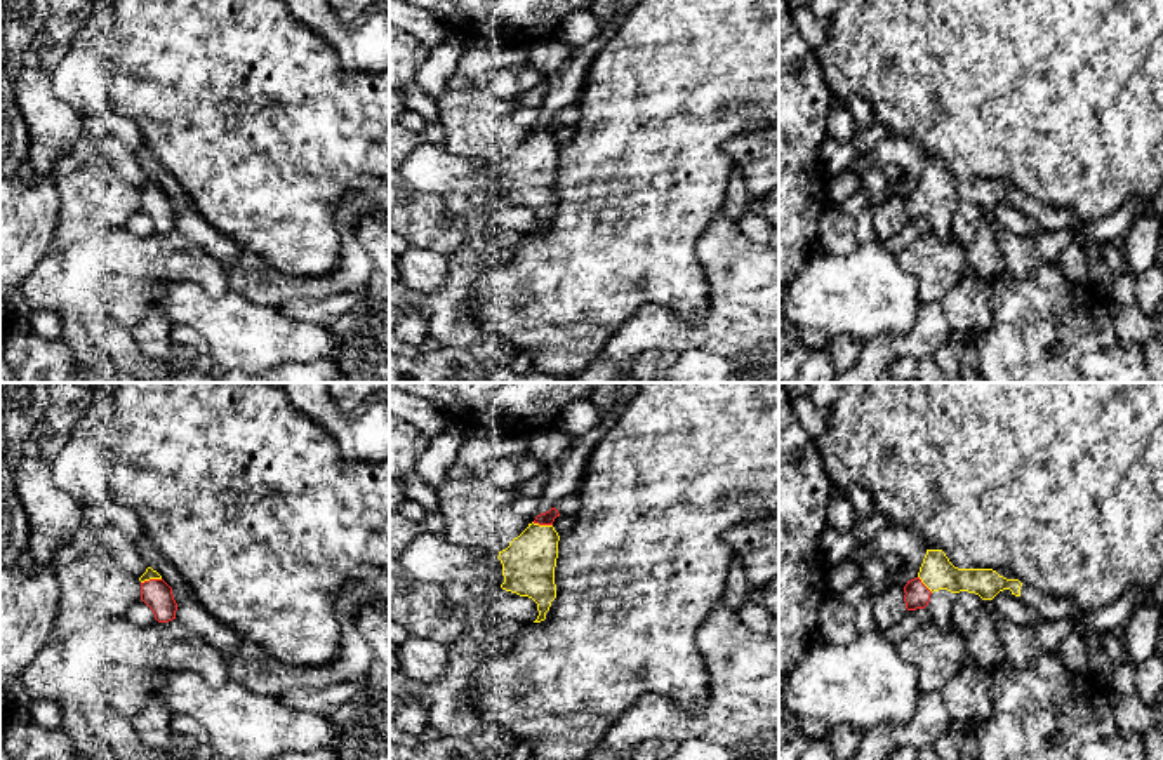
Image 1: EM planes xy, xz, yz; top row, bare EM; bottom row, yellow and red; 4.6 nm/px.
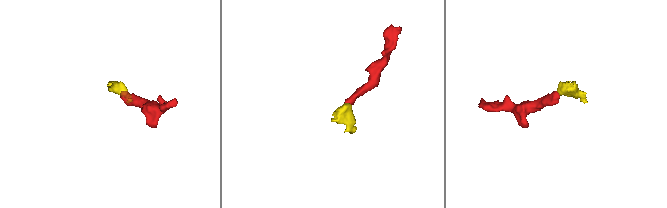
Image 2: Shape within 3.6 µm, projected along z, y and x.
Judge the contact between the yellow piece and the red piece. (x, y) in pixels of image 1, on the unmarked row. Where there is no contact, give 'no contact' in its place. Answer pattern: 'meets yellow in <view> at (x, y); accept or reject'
meets yellow in xy at (150, 188); accept

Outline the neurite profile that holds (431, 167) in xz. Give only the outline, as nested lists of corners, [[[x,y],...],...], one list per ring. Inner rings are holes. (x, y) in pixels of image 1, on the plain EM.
[[[424,143],[402,163],[400,174],[407,184],[422,191],[445,197],[455,195],[502,195],[499,169],[475,169],[464,157],[454,155],[445,143]]]

